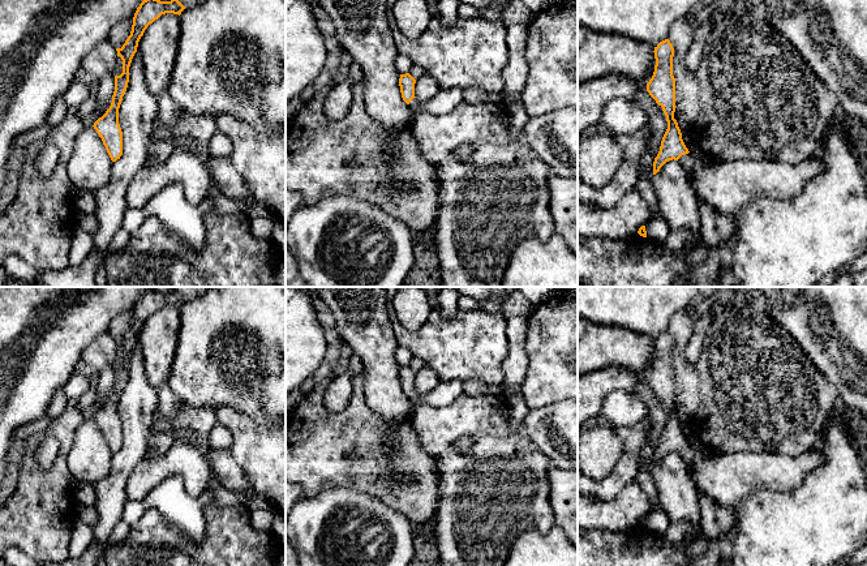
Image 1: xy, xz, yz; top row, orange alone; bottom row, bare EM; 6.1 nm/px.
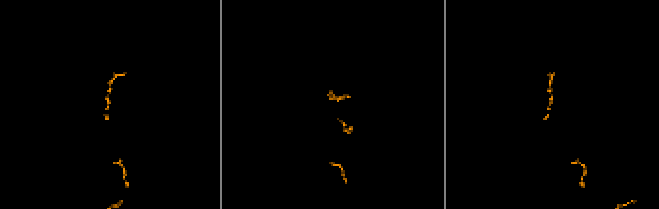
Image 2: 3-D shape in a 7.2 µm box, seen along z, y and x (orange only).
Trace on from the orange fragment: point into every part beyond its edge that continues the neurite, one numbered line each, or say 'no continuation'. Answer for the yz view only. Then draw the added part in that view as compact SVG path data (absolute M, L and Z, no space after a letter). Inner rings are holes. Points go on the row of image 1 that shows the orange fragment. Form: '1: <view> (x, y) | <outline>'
1: yz (687, 162) | M688 153L688 154L684 154L682 155L678 162L682 164L682 167L684 168L686 173L691 173L695 168L695 162L694 162L694 158L692 155Z

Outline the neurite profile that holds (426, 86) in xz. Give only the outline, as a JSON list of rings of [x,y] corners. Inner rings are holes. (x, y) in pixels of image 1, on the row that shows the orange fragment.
[[[422,74],[416,80],[415,97],[420,103],[428,102],[441,90],[437,80],[429,74]]]

